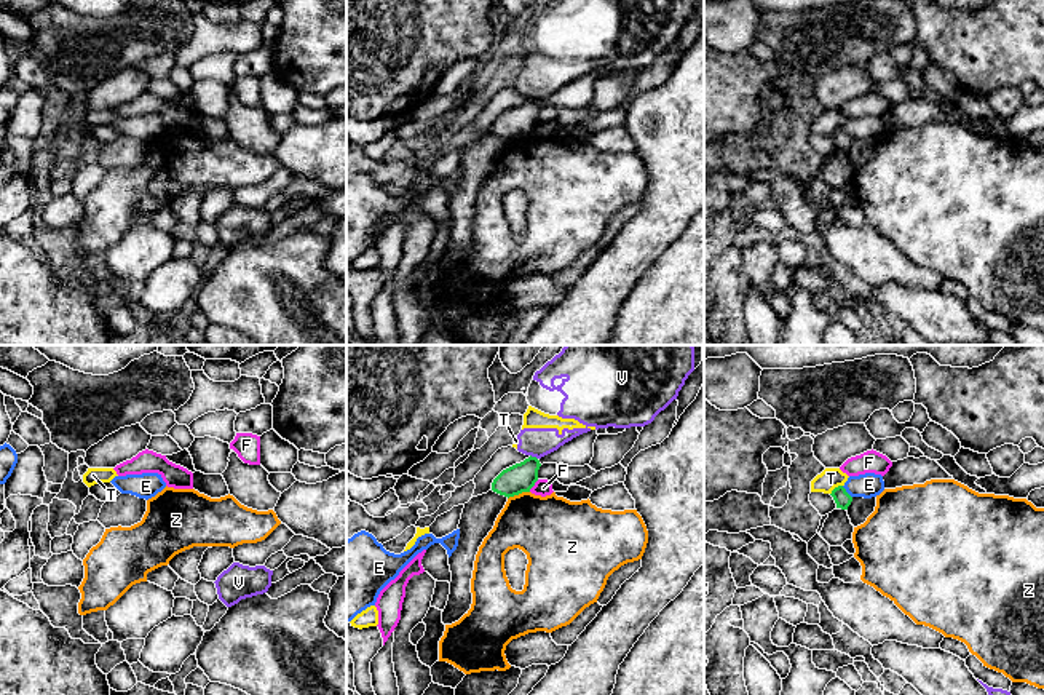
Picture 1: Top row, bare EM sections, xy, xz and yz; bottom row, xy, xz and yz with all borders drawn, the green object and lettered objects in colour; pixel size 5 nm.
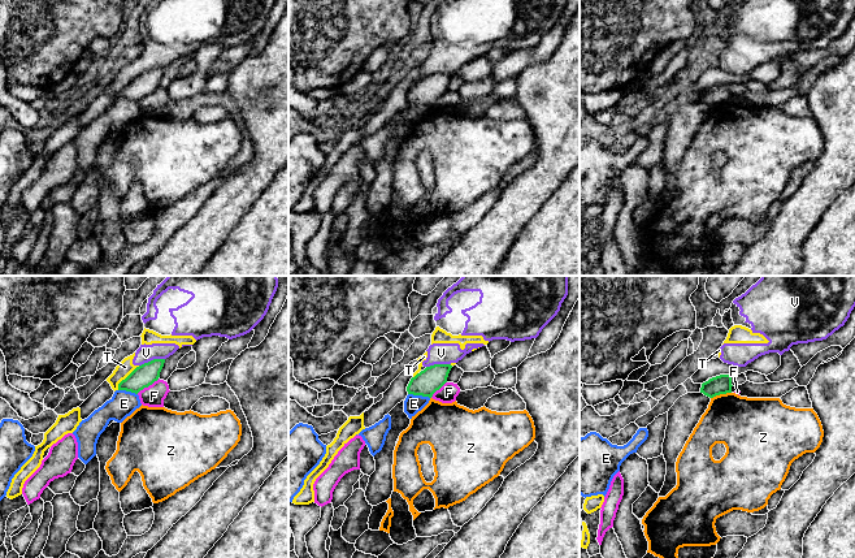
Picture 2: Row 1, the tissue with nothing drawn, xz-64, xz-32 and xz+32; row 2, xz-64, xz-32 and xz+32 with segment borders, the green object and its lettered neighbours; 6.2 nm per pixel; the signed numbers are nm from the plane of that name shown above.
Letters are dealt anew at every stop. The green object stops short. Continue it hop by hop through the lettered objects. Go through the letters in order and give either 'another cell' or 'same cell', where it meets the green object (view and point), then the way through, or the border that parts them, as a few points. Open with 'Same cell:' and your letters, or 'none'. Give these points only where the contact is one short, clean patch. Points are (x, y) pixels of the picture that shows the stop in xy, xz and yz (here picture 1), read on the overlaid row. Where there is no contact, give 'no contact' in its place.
Same cell: none
E: another cell; contact yz (846, 492); border yz (842, 486), (851, 497)
F: another cell; contact xz (533, 484)
T: another cell; contact yz (835, 488)
V: another cell; contact xz (533, 457)
Z: another cell; contact xz (518, 494); border xz (529, 491), (508, 499)

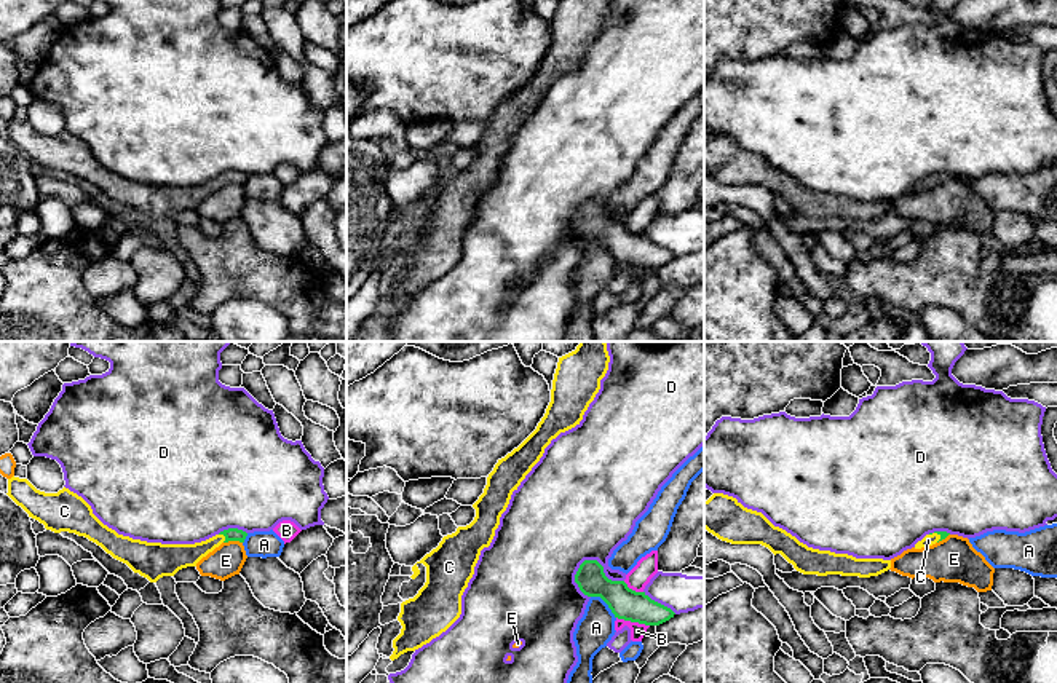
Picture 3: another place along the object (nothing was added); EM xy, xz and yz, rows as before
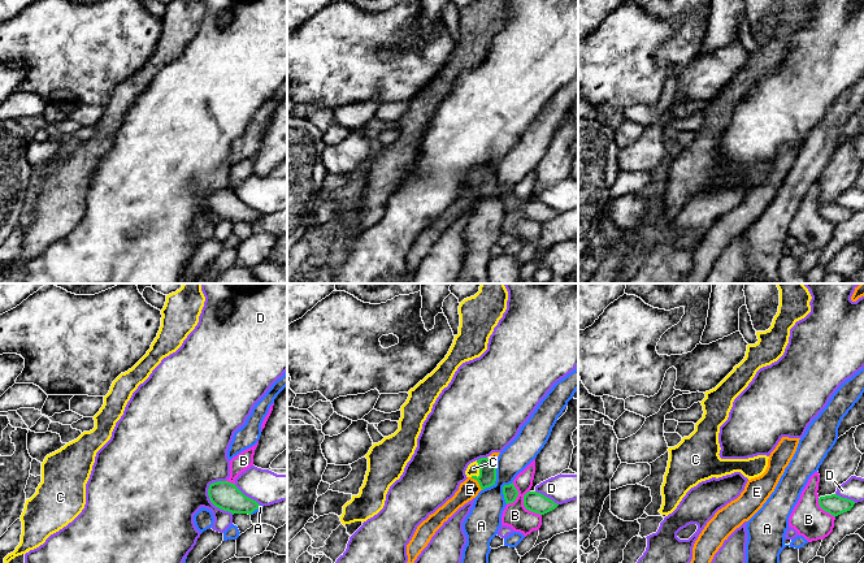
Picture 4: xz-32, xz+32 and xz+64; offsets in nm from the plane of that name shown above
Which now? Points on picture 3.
Same cell: C
A: another cell; contact xz (605, 602)
B: another cell; contact xz (633, 621); border xz (617, 616), (649, 626)
C: same cell; contact xy (224, 535); way xy (232, 533), (224, 535), (192, 554), (179, 556)
D: another cell; contact xz (599, 564)
E: another cell; contact xy (232, 540); border xy (241, 541), (224, 543)

